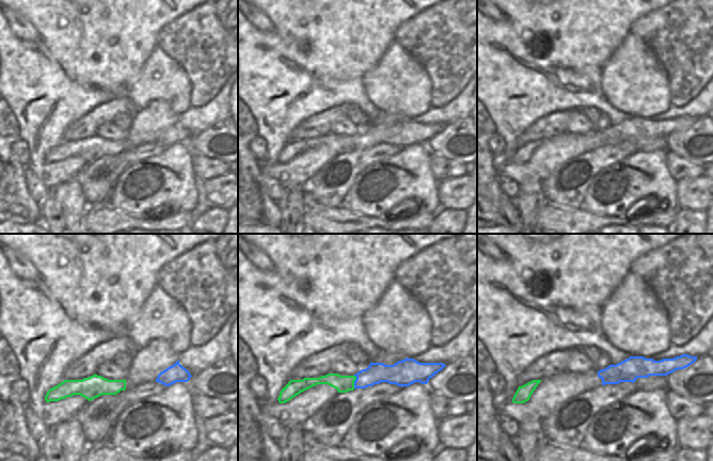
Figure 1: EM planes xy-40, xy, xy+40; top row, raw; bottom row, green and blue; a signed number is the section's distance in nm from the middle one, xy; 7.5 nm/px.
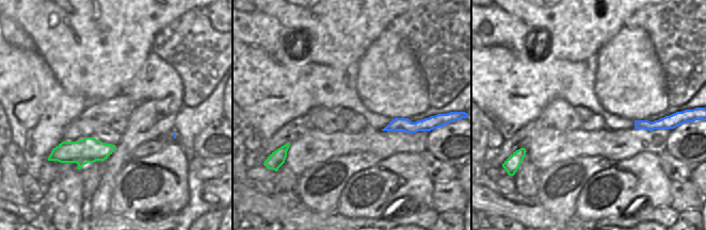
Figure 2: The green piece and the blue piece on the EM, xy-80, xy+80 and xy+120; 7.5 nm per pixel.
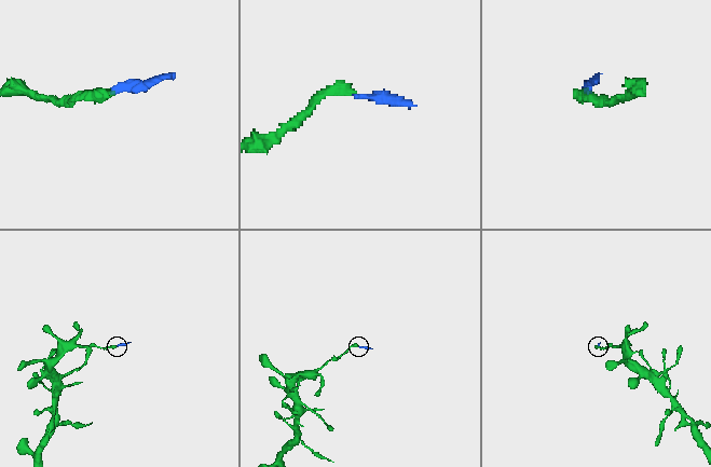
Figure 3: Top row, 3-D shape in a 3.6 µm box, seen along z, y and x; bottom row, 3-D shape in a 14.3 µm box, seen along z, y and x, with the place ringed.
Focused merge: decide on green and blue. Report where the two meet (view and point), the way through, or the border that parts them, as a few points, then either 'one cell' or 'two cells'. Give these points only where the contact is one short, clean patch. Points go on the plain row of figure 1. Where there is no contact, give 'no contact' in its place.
meets green in xy at (353, 142); border along xy (354, 136), (353, 148); two cells

